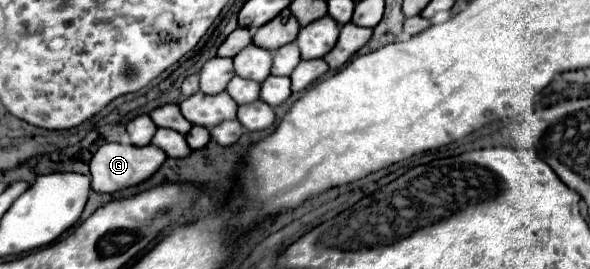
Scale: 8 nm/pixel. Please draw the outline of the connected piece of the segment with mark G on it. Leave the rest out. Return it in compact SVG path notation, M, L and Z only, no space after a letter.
M120 143L102 145L90 161L92 189L96 193L114 193L126 187L134 187L146 181L152 173L156 173L156 169L160 169L164 161L166 161L164 151L154 145L148 145L148 147L134 147L134 145L120 145Z

